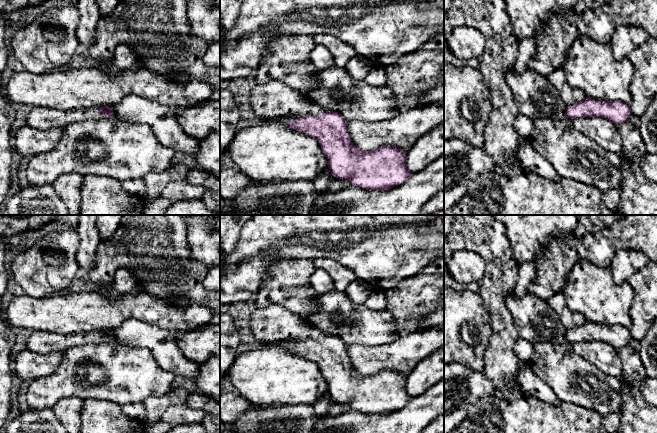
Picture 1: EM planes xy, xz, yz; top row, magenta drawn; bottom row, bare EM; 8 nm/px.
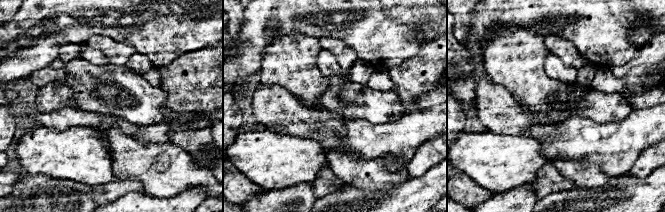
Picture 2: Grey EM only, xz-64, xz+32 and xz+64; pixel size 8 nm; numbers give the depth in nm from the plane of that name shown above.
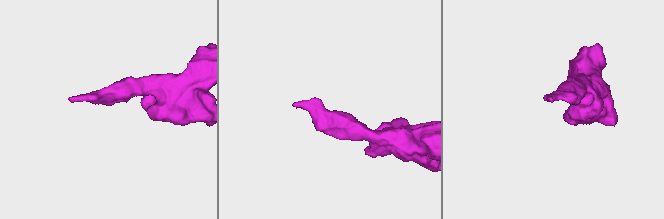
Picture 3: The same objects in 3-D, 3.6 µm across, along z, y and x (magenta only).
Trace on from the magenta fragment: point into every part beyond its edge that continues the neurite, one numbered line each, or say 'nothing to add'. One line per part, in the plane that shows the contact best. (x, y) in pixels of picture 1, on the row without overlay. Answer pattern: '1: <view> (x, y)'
1: xz (274, 323)

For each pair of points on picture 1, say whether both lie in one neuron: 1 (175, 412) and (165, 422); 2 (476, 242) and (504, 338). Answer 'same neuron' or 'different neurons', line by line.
1: same neuron
2: same neuron

